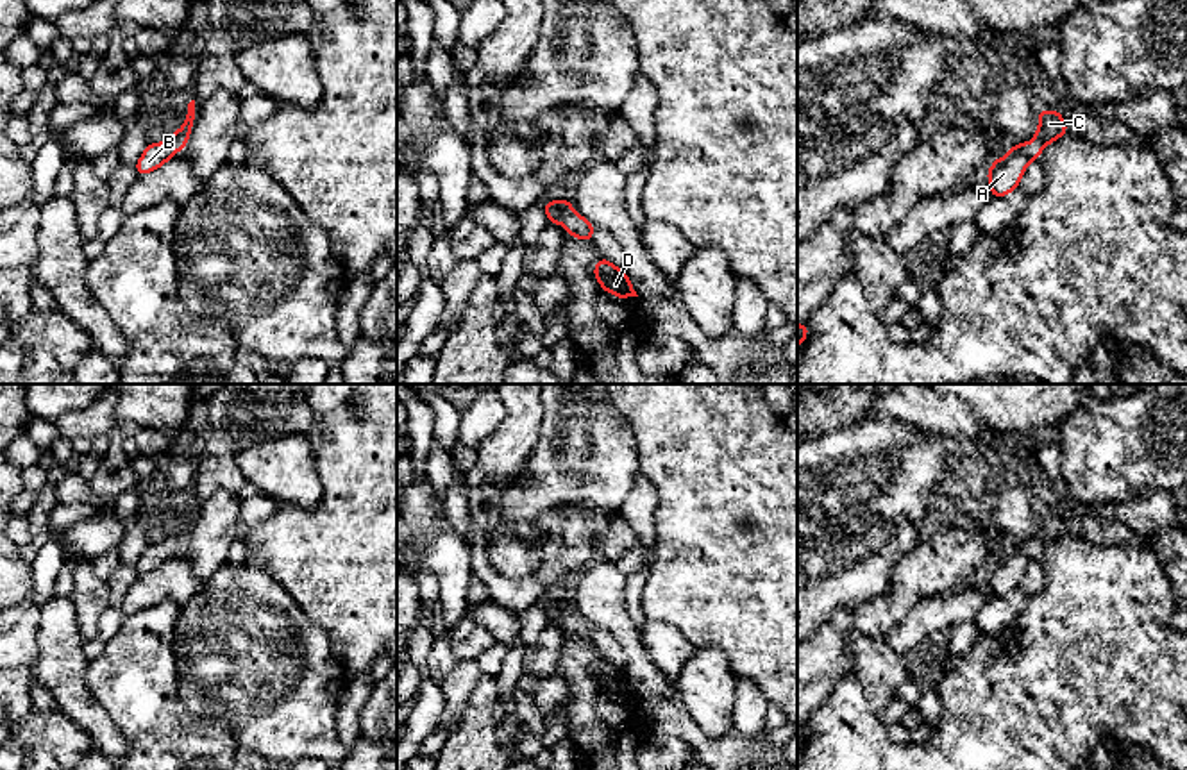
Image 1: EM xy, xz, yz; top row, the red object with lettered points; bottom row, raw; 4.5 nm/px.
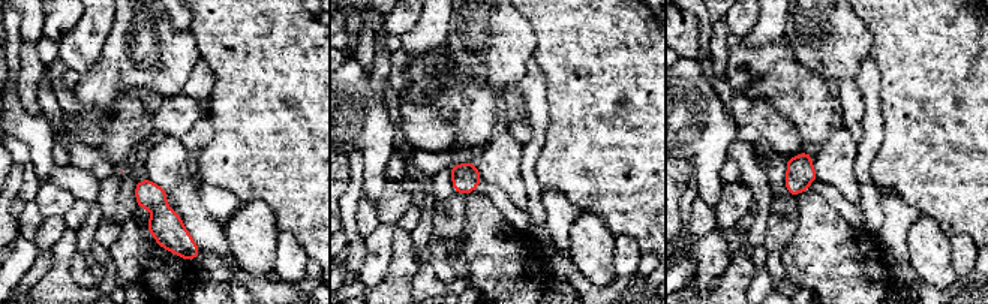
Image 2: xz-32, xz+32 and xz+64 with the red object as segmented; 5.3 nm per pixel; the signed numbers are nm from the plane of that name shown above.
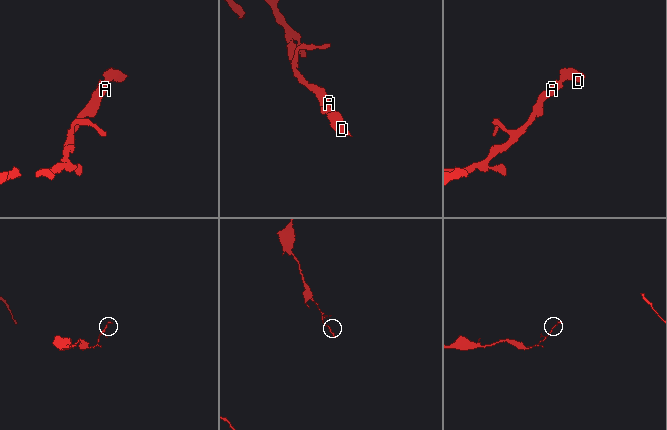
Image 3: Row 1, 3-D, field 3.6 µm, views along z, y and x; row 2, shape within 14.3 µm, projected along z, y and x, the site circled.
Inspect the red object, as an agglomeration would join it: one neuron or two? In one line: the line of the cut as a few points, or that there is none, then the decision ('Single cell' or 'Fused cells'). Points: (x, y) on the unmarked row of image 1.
No split. Single cell

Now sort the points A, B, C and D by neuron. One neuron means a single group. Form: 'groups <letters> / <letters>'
groups A B C D

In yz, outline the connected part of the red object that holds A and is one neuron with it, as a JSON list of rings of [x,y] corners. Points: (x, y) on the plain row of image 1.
[[[1040,509],[1039,529],[1033,540],[1030,543],[1014,545],[1005,557],[992,561],[992,566],[987,572],[990,597],[1005,598],[1014,591],[1019,586],[1026,566],[1031,561],[1040,559],[1040,550],[1065,534],[1067,525],[1060,511]]]

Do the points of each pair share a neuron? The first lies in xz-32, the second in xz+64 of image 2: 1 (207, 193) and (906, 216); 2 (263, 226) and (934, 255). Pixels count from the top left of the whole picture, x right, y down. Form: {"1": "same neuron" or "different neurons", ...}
{"1": "same neuron", "2": "same neuron"}

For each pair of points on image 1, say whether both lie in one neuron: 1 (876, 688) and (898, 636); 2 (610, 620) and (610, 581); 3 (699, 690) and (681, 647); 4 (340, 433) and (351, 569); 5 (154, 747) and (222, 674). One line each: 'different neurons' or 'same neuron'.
1: different neurons
2: same neuron
3: different neurons
4: same neuron
5: different neurons

